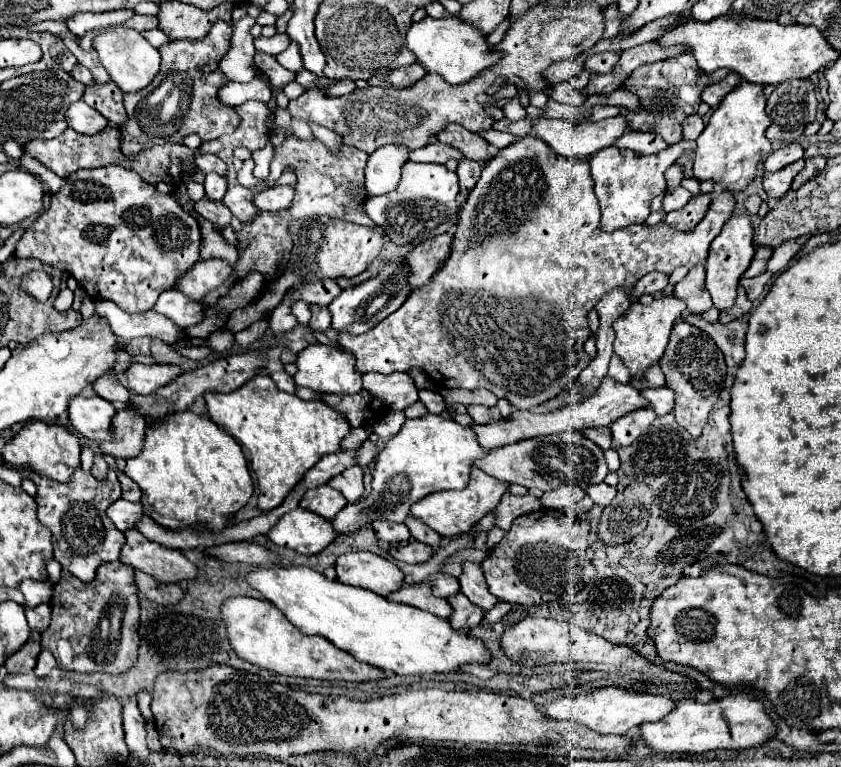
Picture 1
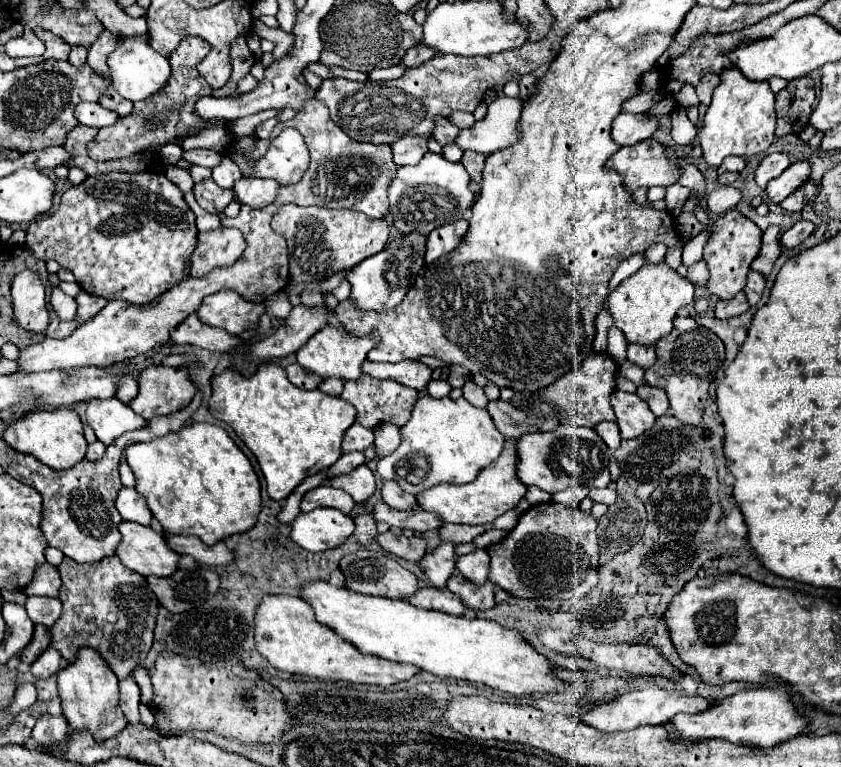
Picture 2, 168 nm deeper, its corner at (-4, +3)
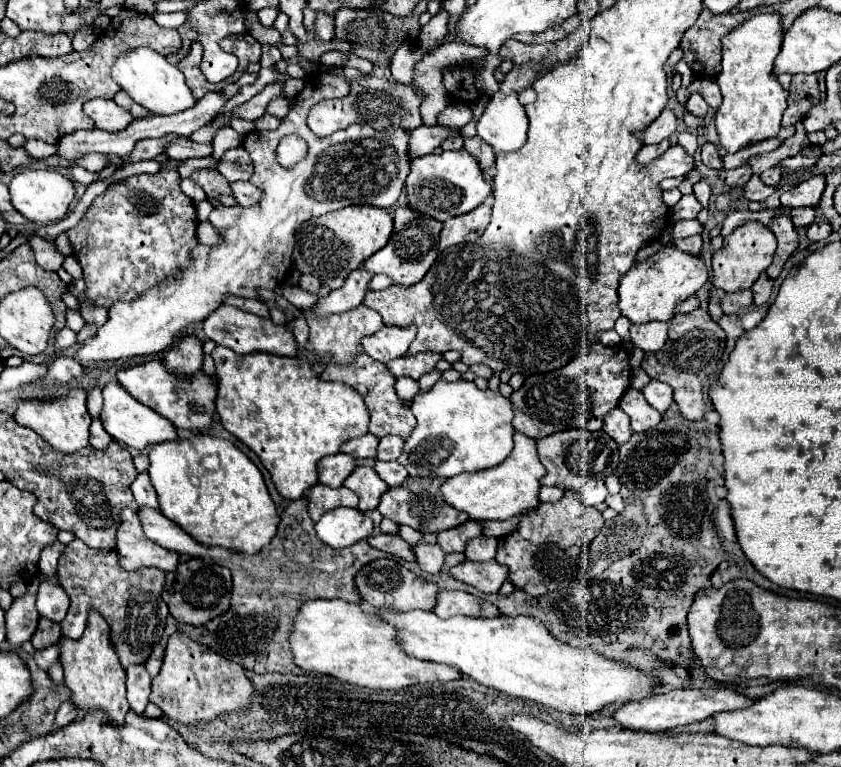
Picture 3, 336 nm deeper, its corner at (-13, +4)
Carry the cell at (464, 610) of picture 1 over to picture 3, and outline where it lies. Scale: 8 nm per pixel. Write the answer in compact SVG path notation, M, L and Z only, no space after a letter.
M465 560L457 566L453 566L449 570L449 574L455 578L455 580L461 580L477 590L481 590L483 594L495 594L499 592L501 584L507 580L507 568L497 564L495 560L491 562L485 562L485 564L479 564L479 562L471 562L471 560Z

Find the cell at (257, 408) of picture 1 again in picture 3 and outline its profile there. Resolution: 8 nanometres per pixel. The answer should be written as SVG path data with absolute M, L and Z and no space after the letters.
M217 346L211 356L215 360L215 374L219 378L215 404L223 428L243 440L261 458L277 492L287 500L301 498L307 488L317 484L317 462L321 458L341 452L341 444L367 432L369 410L365 408L361 394L341 382L321 382L305 360L263 352L237 356L233 350L223 346Z

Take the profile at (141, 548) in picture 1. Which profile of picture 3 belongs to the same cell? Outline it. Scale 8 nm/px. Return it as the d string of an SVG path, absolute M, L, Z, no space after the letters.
M125 508L121 512L121 526L117 530L117 548L121 566L125 570L139 570L139 568L159 568L163 572L173 572L179 564L179 554L171 552L167 548L161 548L159 544L153 544L143 534L141 522L137 520L137 514Z

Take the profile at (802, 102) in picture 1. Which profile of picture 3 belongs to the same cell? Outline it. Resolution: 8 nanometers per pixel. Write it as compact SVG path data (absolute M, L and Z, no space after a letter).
M797 74L791 80L789 88L789 108L783 112L783 128L795 126L797 122L803 122L809 108L819 104L821 92L817 74Z

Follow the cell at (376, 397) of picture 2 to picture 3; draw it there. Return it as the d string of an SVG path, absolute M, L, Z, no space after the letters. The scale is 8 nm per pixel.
M361 354L361 356L355 358L353 364L349 364L349 368L333 366L333 368L325 368L317 376L319 376L319 380L325 380L325 382L343 382L343 384L349 384L351 388L355 388L363 396L363 400L365 400L365 404L367 404L367 408L371 412L369 432L375 434L377 438L383 438L387 434L409 438L409 434L413 432L413 428L415 428L415 416L409 410L409 406L405 406L403 400L397 396L397 392L395 392L395 378L389 374L389 370L387 370L387 366L383 362L377 362L371 356Z

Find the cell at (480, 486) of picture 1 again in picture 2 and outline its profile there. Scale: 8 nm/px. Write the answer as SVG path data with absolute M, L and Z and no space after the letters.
M506 439L502 455L488 467L484 467L478 477L472 483L466 485L434 485L430 489L424 489L416 495L422 509L438 513L446 523L464 523L464 525L484 525L492 523L496 517L504 515L506 511L514 509L518 501L526 495L526 485L516 475L516 463L518 463L518 451L516 441Z

